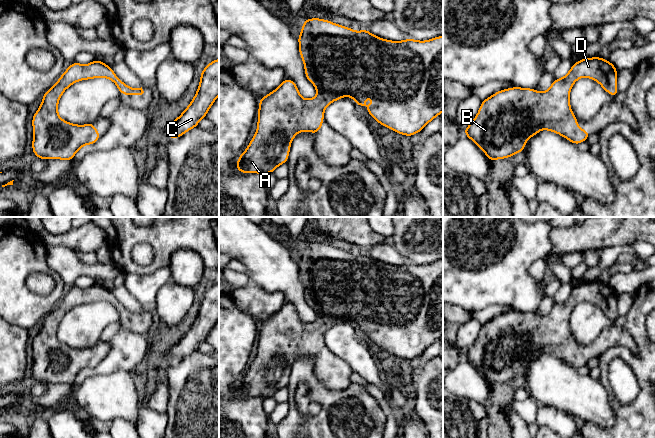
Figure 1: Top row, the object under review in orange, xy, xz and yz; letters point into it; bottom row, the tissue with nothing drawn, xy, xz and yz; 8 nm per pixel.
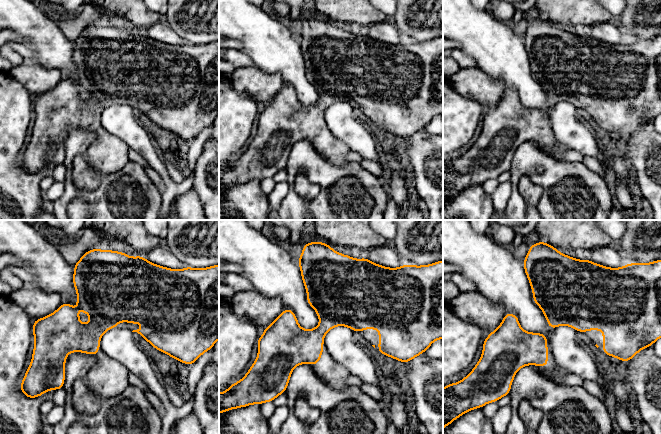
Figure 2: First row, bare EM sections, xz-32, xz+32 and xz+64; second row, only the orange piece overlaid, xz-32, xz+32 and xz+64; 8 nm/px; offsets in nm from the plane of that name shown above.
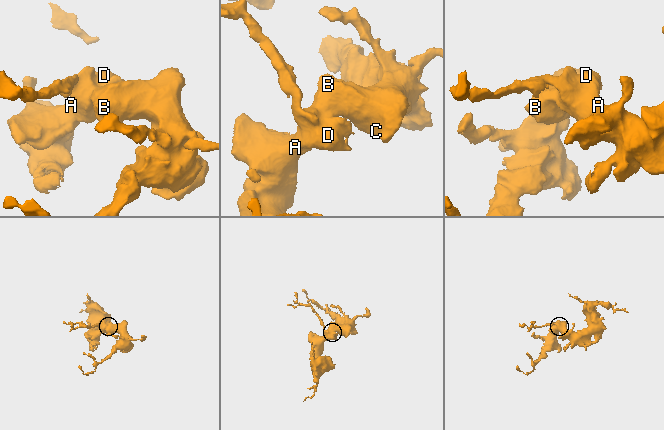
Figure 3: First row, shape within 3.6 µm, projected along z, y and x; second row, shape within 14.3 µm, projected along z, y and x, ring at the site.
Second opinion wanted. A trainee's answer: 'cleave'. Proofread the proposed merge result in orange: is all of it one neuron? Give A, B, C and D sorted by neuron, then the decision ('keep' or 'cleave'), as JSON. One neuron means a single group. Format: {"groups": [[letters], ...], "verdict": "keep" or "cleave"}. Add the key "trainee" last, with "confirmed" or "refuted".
{"groups": [["A", "B", "C", "D"]], "verdict": "keep", "trainee": "refuted"}

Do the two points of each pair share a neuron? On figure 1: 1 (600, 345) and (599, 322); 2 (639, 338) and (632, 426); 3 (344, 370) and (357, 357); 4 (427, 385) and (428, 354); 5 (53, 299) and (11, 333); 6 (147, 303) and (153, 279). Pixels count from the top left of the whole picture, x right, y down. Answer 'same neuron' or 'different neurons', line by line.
1: different neurons
2: same neuron
3: different neurons
4: different neurons
5: different neurons
6: same neuron

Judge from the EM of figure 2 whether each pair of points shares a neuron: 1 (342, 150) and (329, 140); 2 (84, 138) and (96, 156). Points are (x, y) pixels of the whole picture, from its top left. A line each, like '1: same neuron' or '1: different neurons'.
1: same neuron
2: different neurons

